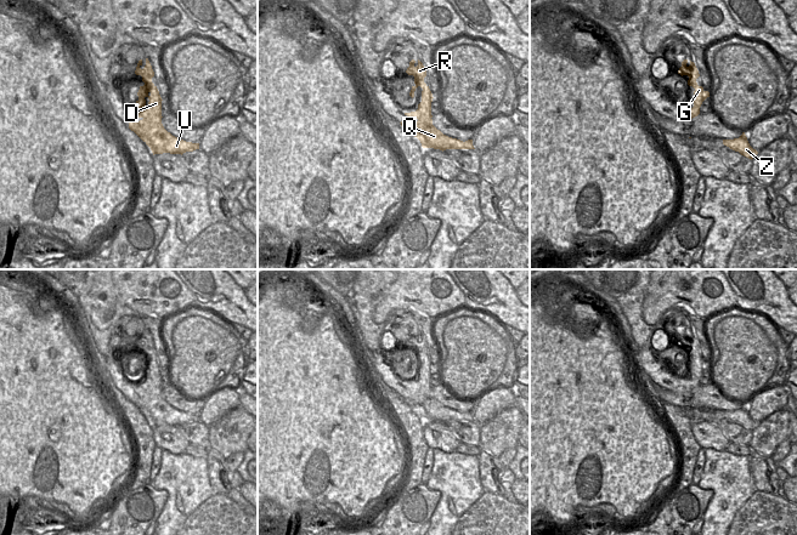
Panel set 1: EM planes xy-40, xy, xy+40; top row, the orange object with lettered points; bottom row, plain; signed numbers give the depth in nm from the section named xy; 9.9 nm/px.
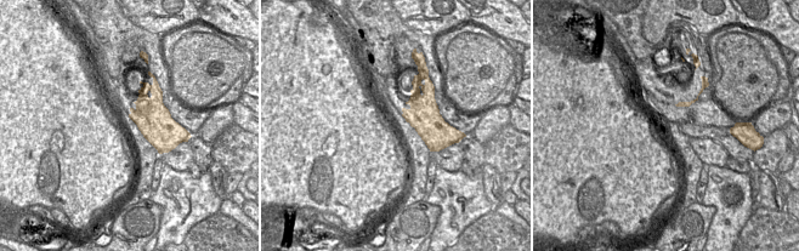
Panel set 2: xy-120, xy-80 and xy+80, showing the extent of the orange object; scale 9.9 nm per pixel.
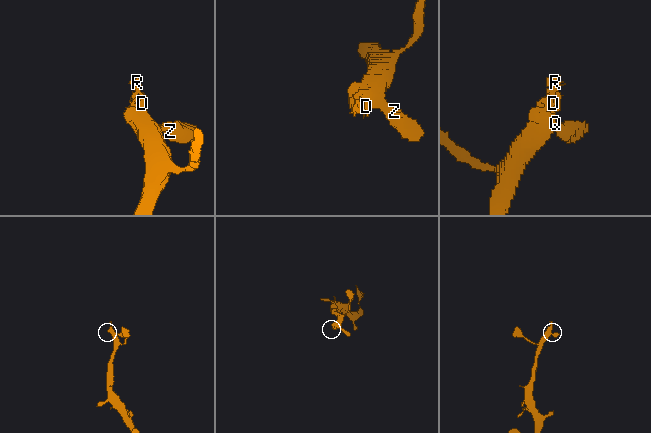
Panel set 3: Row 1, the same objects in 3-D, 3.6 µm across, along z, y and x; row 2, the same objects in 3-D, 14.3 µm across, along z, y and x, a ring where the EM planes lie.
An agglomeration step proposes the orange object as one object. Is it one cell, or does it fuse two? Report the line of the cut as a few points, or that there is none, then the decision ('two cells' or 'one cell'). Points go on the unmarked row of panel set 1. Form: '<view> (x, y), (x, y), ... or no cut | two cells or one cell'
no cut | one cell

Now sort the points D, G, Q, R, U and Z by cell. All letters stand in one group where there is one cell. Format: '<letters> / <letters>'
D G Q R U Z

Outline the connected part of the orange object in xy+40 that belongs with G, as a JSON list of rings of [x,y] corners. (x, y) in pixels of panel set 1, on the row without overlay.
[[[684,331],[682,334],[682,338],[678,342],[678,346],[688,347],[688,357],[693,358],[695,360],[694,363],[694,379],[689,381],[686,385],[677,385],[682,391],[693,391],[700,386],[700,379],[702,374],[710,369],[710,364],[705,363],[702,358],[699,358],[696,354],[696,351],[700,348],[699,342],[694,334],[689,334],[688,331]]]

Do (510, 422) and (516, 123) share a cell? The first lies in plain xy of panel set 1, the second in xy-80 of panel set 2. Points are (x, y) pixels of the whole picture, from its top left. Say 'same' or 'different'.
different

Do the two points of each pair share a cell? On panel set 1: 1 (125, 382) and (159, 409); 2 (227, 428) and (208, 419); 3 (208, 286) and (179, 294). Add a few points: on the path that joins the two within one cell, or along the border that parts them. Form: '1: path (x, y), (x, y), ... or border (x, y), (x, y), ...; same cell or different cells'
1: path (134, 387), (151, 402); same cell
2: border (238, 405), (208, 426); different cells
3: border (182, 282), (193, 294), (193, 306); different cells

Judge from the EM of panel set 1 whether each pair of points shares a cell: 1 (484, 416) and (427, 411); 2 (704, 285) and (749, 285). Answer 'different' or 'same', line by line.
1: different
2: different

